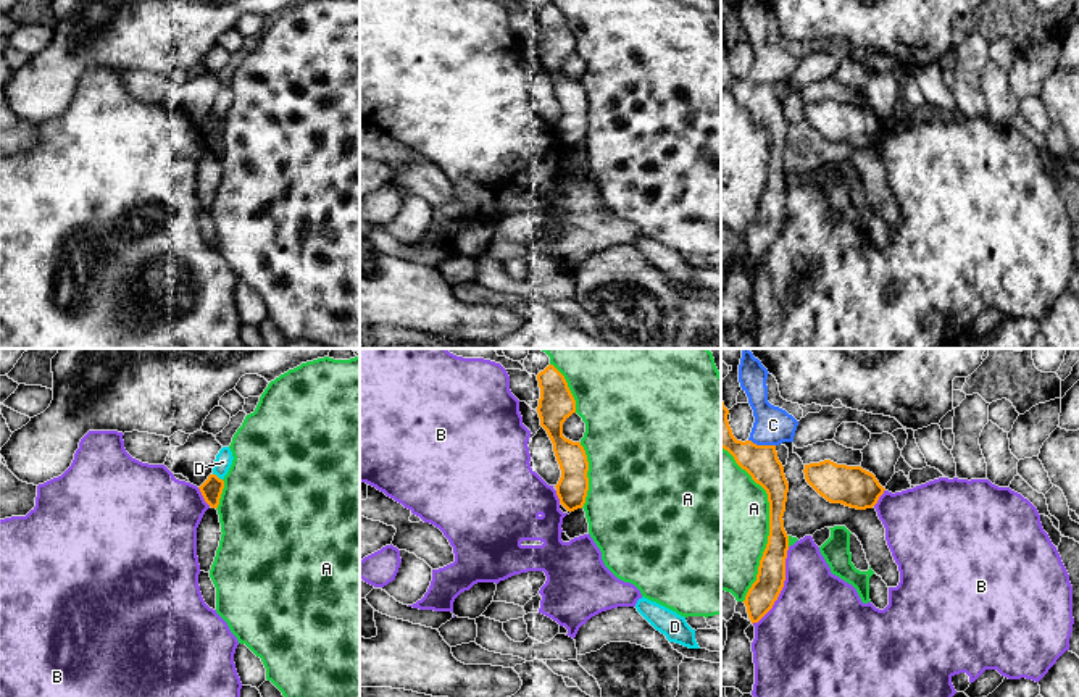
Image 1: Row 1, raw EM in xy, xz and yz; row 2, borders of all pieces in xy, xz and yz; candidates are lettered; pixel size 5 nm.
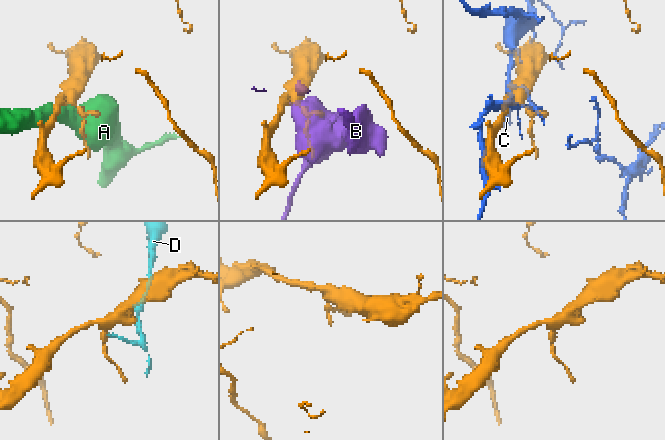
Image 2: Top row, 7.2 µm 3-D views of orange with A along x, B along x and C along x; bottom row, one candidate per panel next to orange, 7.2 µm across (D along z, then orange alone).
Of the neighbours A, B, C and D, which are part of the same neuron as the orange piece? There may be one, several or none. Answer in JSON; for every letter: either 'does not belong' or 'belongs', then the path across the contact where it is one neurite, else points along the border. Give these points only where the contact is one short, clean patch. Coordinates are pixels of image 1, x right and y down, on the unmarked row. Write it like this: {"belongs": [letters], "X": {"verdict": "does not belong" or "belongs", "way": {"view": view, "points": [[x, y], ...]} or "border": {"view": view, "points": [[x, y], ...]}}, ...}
{"belongs": [], "A": {"verdict": "does not belong"}, "B": {"verdict": "does not belong"}, "C": {"verdict": "does not belong"}, "D": {"verdict": "does not belong", "border": {"view": "xy", "points": [[213, 112], [221, 118]]}}}

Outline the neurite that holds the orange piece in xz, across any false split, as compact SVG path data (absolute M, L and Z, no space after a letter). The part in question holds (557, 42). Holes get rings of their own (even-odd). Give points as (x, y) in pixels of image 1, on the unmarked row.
M548 3L537 13L540 37L537 52L540 65L547 69L556 100L561 108L556 134L560 142L574 150L582 147L589 129L589 100L581 81L573 81L563 74L563 61L576 52L576 39L564 15Z

